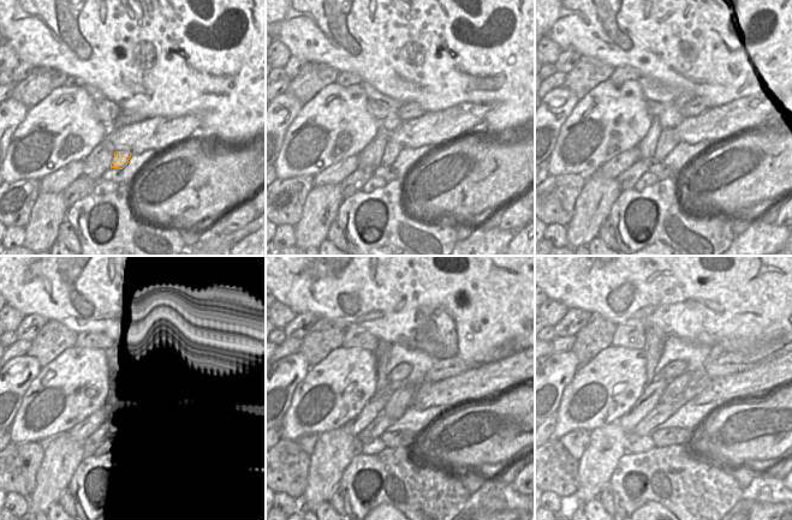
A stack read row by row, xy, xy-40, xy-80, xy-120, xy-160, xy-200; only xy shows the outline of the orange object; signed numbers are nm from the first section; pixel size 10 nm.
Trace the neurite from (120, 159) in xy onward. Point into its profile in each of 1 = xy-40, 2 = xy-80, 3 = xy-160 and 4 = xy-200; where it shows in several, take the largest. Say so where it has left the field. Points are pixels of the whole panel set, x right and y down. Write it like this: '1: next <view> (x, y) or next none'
1: next xy-40 (392, 150)
2: next xy-80 (668, 138)
3: next xy-160 (400, 400)
4: next xy-200 (676, 386)

